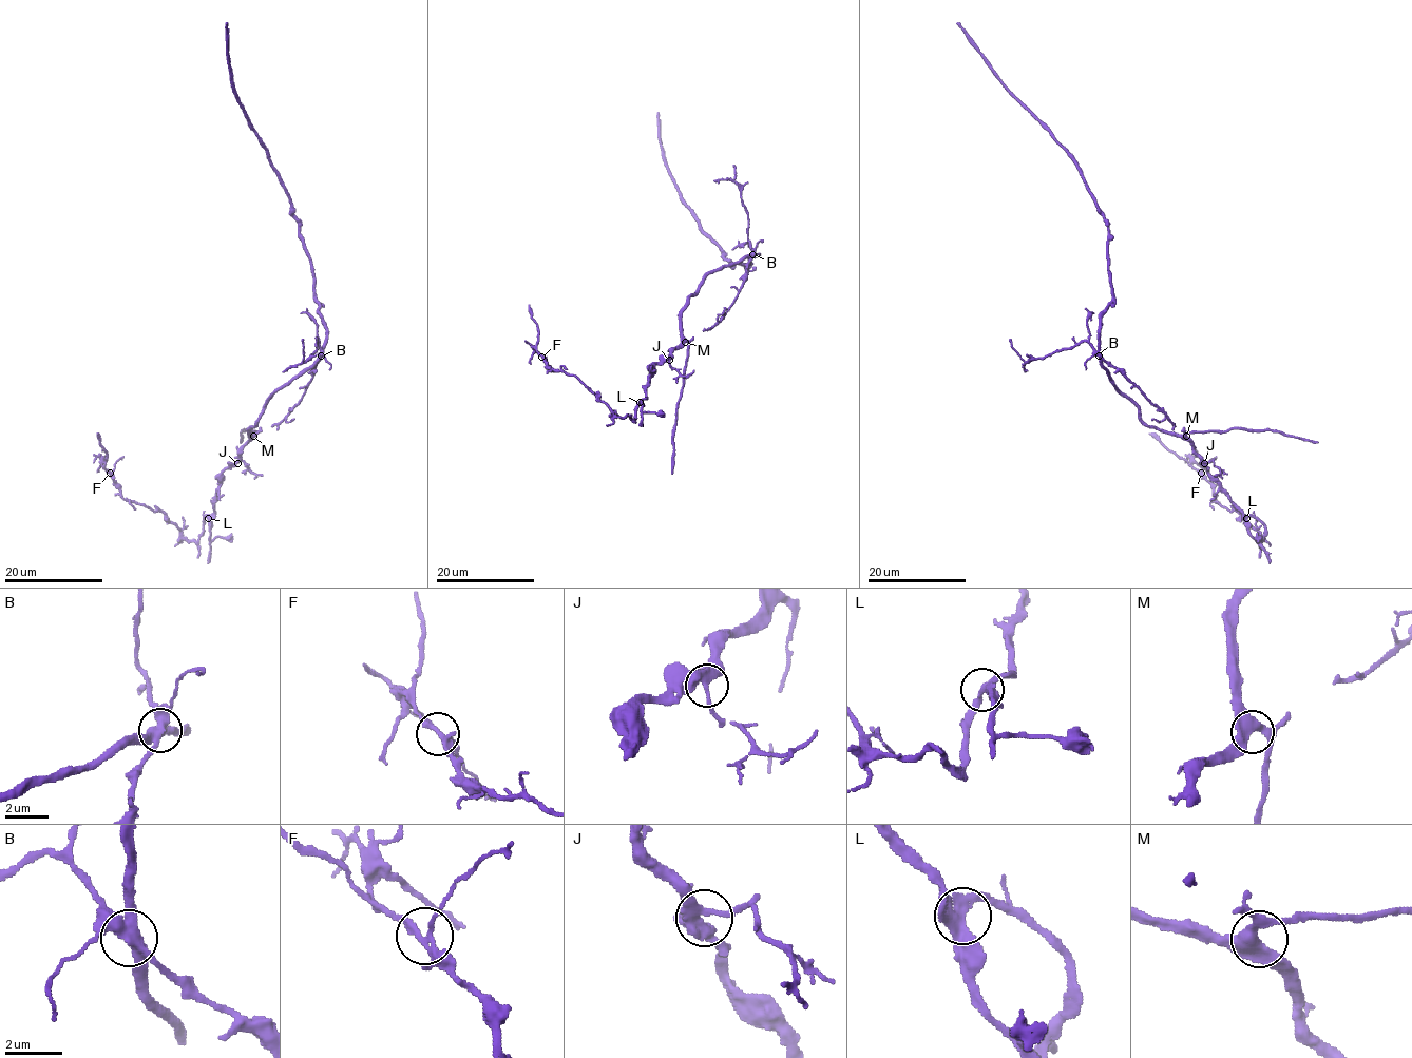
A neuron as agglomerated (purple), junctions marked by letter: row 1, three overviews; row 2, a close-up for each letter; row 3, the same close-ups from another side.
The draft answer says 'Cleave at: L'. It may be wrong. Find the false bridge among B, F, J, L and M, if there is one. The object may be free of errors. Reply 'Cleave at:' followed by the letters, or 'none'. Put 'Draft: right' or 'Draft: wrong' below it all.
Cleave at: none
Draft: wrong

